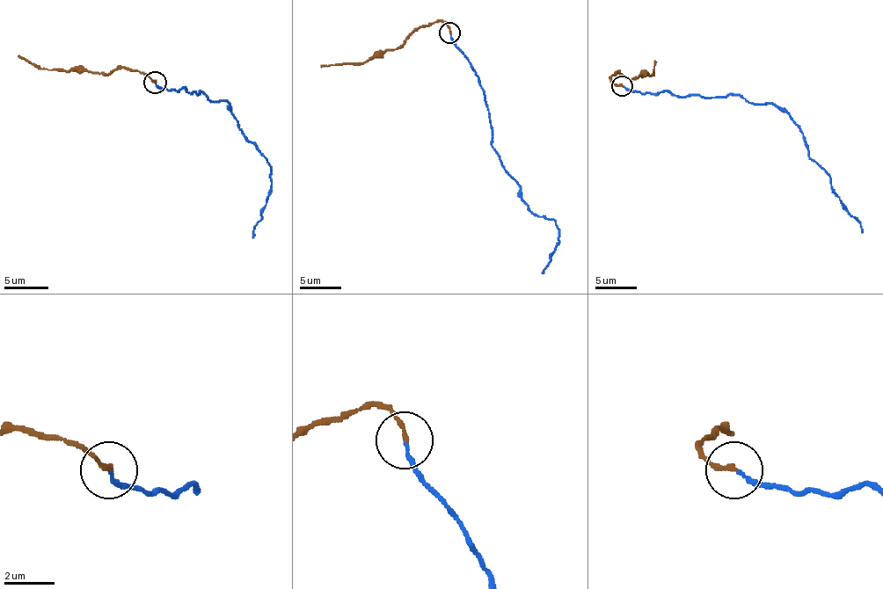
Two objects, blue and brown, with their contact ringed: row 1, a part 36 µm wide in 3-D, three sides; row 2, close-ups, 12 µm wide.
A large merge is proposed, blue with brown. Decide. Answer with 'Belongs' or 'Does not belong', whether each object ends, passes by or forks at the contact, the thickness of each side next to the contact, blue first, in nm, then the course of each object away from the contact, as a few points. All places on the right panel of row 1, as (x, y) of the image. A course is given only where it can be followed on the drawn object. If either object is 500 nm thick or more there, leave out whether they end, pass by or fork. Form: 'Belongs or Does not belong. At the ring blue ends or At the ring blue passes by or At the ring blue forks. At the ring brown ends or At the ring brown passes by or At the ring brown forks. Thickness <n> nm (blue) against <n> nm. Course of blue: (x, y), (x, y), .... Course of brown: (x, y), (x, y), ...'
Belongs. At the ring blue ends. At the ring brown ends. Thickness 140 nm (blue) against 190 nm. Course of blue: (622, 86), (645, 92), (670, 90), (681, 97), (737, 95), (750, 103), (781, 107), (863, 233). Course of brown: (622, 86), (609, 78), (616, 71), (637, 78), (652, 74), (655, 61)

